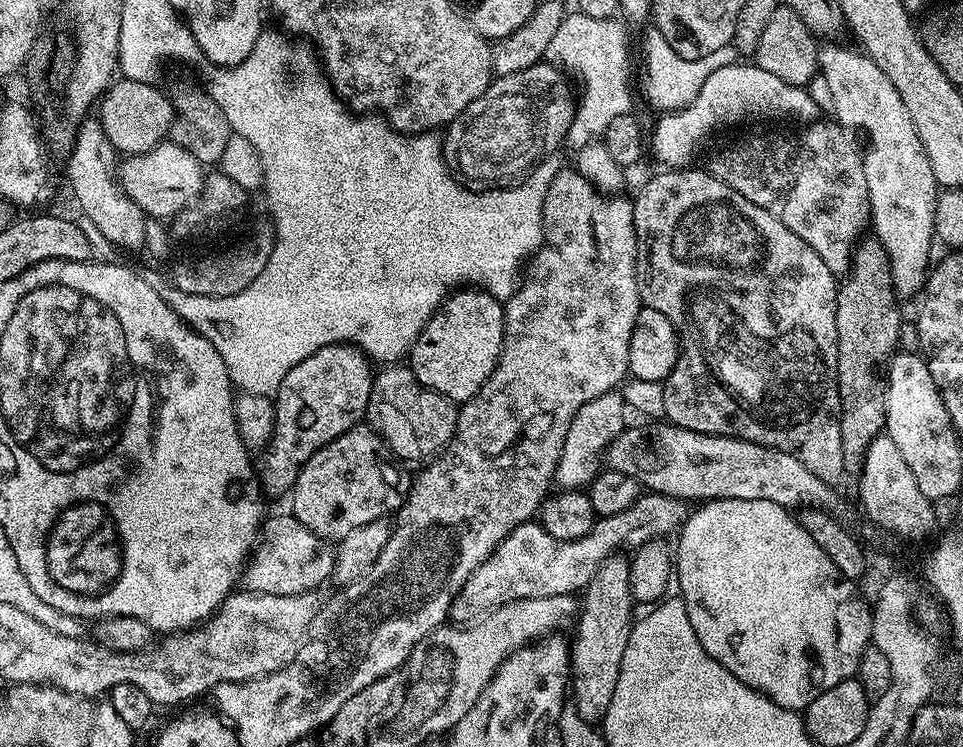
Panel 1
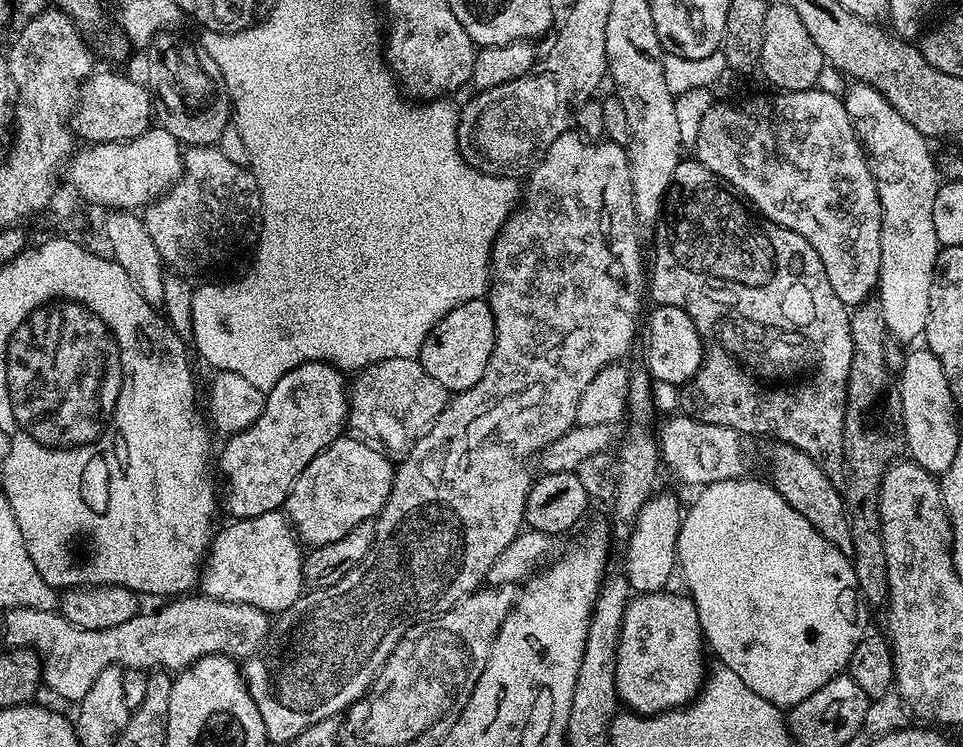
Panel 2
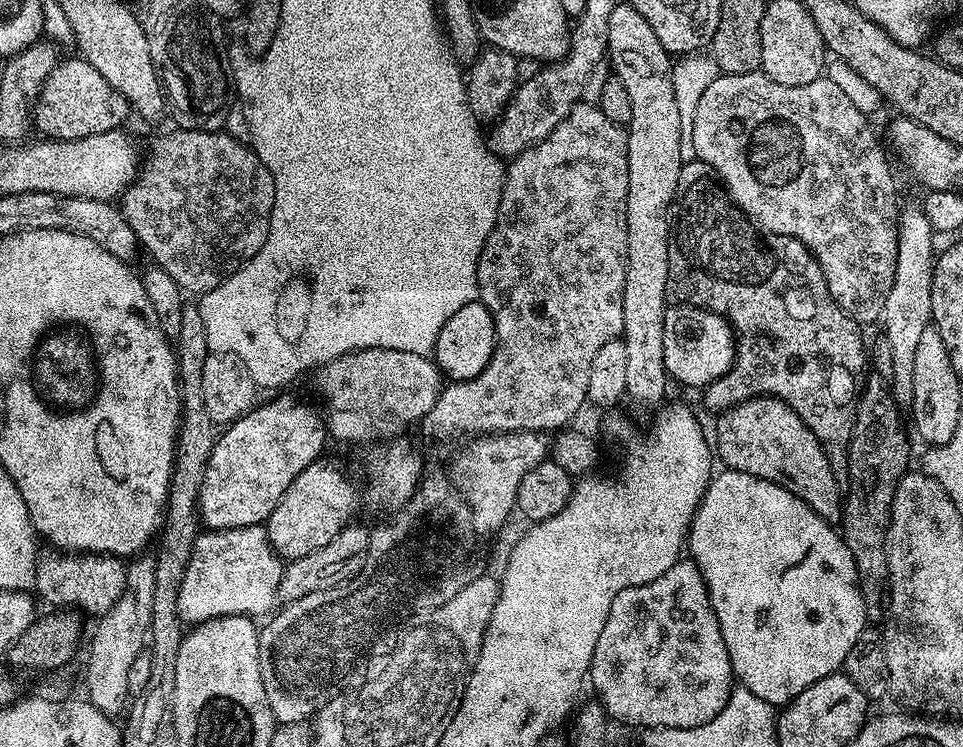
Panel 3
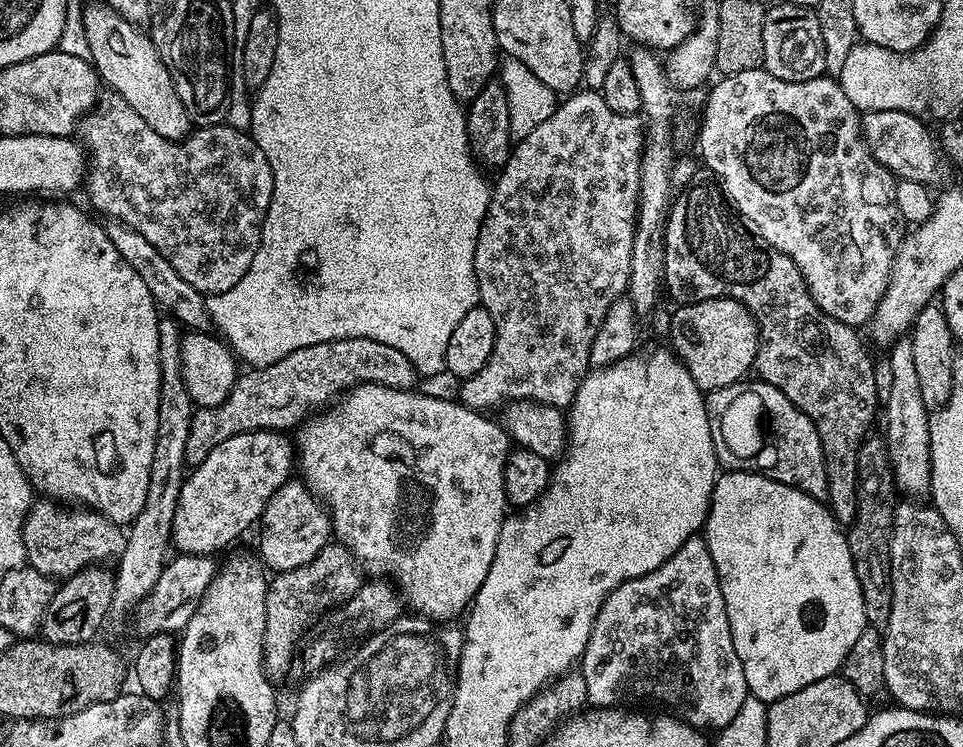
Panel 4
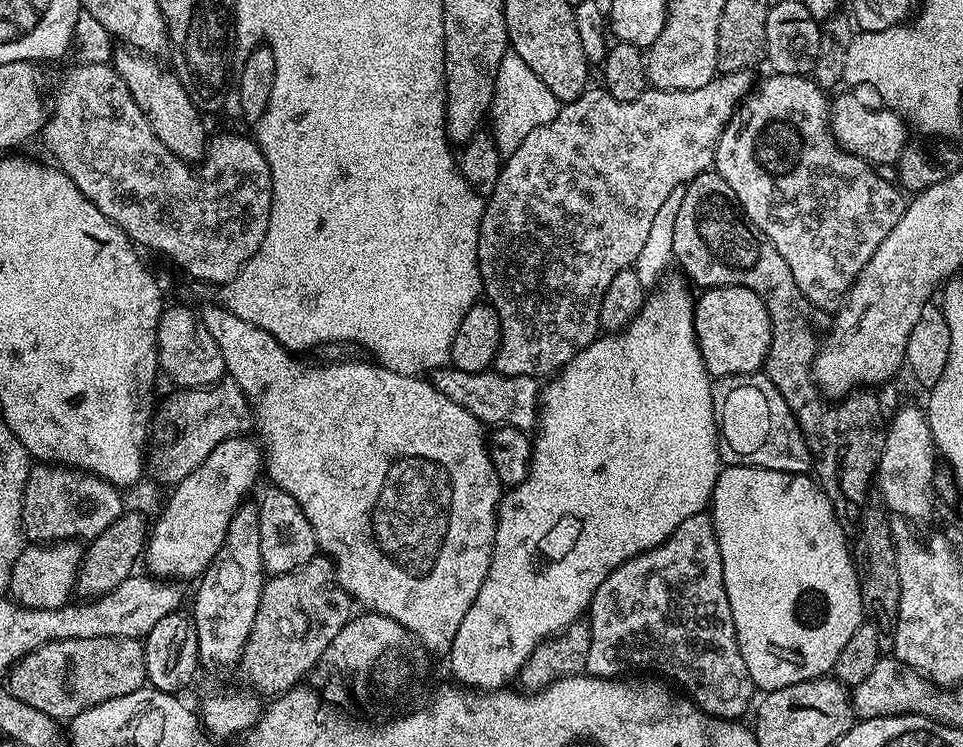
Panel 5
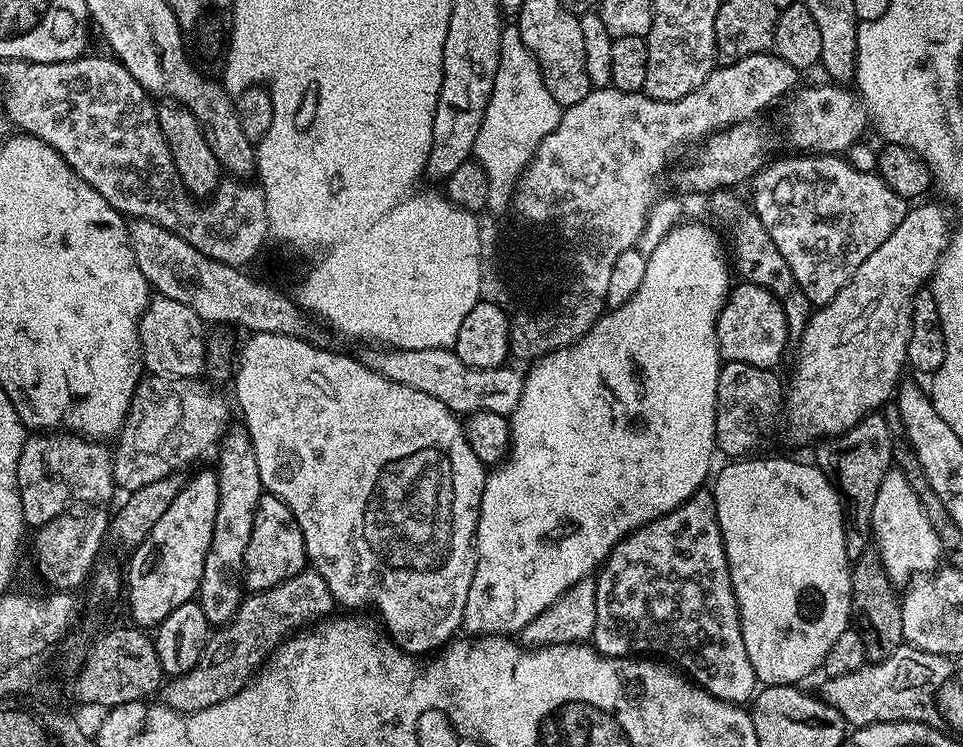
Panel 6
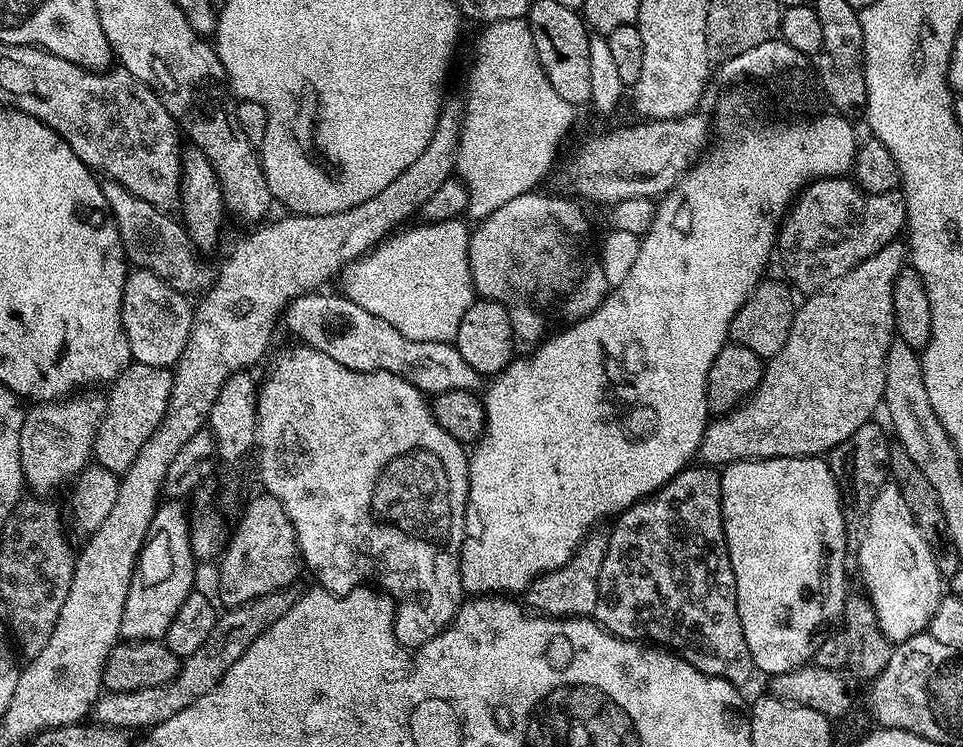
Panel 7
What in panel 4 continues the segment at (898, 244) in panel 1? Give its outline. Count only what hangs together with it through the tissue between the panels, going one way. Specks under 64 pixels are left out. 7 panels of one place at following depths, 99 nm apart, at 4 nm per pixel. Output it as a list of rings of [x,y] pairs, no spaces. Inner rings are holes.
[[[901,338],[887,349],[888,376],[892,381],[888,384],[888,397],[882,400],[882,420],[884,416],[884,432],[882,439],[888,446],[888,457],[892,463],[892,473],[896,479],[897,489],[908,498],[924,498],[932,491],[932,467],[930,466],[930,409],[922,402],[922,389],[918,382],[918,370],[914,366],[914,350],[911,339]]]

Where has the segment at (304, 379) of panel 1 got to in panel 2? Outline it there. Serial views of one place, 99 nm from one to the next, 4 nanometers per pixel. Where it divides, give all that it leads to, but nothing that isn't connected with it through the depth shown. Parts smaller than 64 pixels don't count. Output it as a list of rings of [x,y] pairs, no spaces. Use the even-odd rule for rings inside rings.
[[[315,360],[309,364],[298,366],[294,370],[290,370],[290,374],[284,374],[282,378],[278,378],[278,382],[264,397],[264,409],[262,414],[255,422],[246,430],[241,432],[233,432],[227,437],[228,440],[224,444],[224,449],[220,452],[220,472],[224,475],[224,484],[228,489],[222,492],[222,504],[228,507],[229,517],[237,520],[249,520],[258,514],[266,514],[267,512],[275,512],[285,507],[290,490],[294,486],[294,482],[298,478],[298,474],[302,474],[302,470],[306,470],[306,466],[312,461],[322,450],[326,450],[326,446],[330,446],[335,440],[339,440],[346,428],[348,419],[348,393],[349,385],[344,384],[345,373],[337,368],[334,364],[325,364],[322,360]]]

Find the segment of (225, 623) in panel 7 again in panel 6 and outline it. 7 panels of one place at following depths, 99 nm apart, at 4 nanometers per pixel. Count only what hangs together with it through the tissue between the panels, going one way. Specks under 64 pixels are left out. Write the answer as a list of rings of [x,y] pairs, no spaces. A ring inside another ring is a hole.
[[[311,566],[294,574],[294,578],[286,578],[286,582],[278,582],[278,586],[245,595],[232,621],[211,633],[193,668],[181,676],[171,677],[163,685],[162,702],[175,712],[197,712],[238,694],[289,633],[331,617],[333,612],[330,586],[326,586],[326,578]]]

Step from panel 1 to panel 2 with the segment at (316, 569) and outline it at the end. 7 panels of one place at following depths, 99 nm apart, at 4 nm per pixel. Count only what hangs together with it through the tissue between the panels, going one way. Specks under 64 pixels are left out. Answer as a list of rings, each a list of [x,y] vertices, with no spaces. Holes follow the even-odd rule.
[[[277,510],[228,523],[232,524],[211,537],[198,577],[199,591],[215,600],[249,604],[269,614],[279,614],[294,606],[305,587],[305,553],[300,552],[301,541],[287,515]]]

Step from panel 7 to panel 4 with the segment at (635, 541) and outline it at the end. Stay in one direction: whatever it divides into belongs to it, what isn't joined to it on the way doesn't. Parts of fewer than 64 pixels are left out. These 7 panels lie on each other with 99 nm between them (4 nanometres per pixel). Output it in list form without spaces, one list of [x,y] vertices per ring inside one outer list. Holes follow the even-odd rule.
[[[692,535],[686,542],[682,542],[682,546],[673,556],[666,562],[662,562],[662,566],[658,566],[658,570],[650,570],[650,574],[642,574],[642,578],[622,582],[622,586],[618,586],[608,595],[606,602],[602,602],[598,610],[598,618],[594,618],[594,626],[586,642],[586,650],[578,661],[578,670],[586,678],[588,704],[597,708],[615,708],[628,702],[624,700],[636,700],[639,696],[645,696],[656,704],[665,704],[668,707],[665,709],[669,713],[685,720],[691,728],[719,730],[734,720],[734,714],[742,710],[742,706],[750,698],[750,693],[746,686],[746,674],[742,674],[742,662],[738,662],[738,654],[734,650],[734,638],[730,634],[730,622],[726,618],[726,602],[722,598],[722,586],[718,582],[714,558],[710,558],[710,550],[706,546],[703,535]]]

